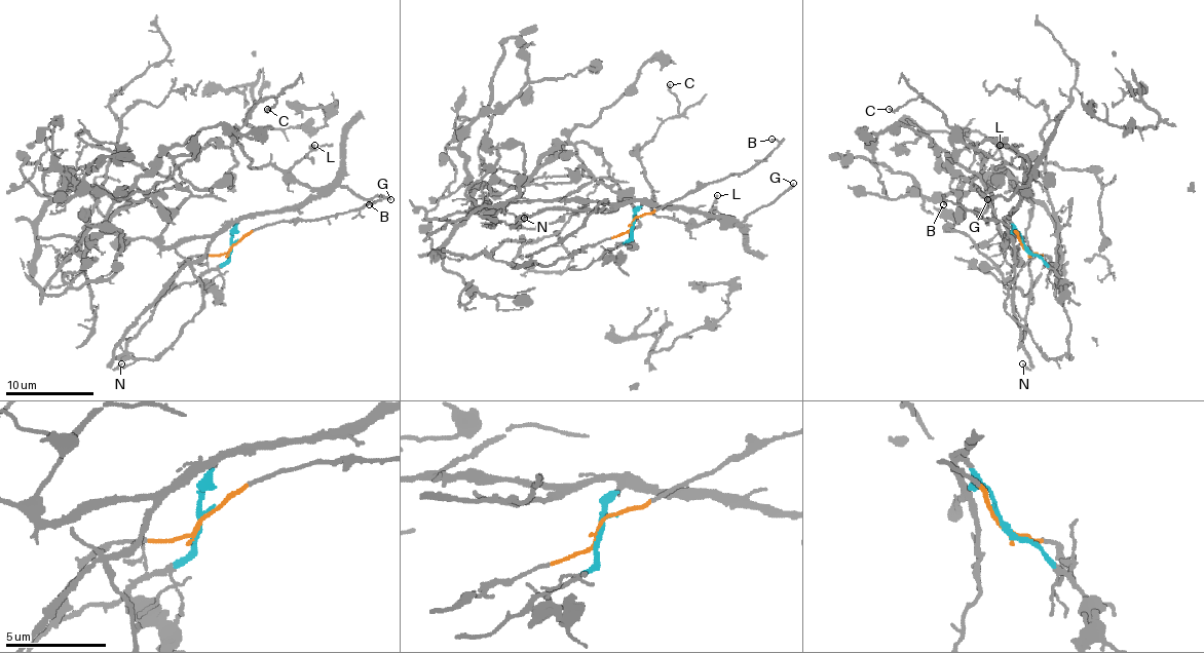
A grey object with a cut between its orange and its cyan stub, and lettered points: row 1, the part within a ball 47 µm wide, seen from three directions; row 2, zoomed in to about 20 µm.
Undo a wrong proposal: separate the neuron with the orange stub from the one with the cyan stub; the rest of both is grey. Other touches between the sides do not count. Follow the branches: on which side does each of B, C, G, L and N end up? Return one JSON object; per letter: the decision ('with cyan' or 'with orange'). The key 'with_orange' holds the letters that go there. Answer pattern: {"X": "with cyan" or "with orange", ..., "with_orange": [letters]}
{"B": "with orange", "C": "with cyan", "G": "with cyan", "L": "with cyan", "N": "with cyan", "with_orange": ["B"]}

